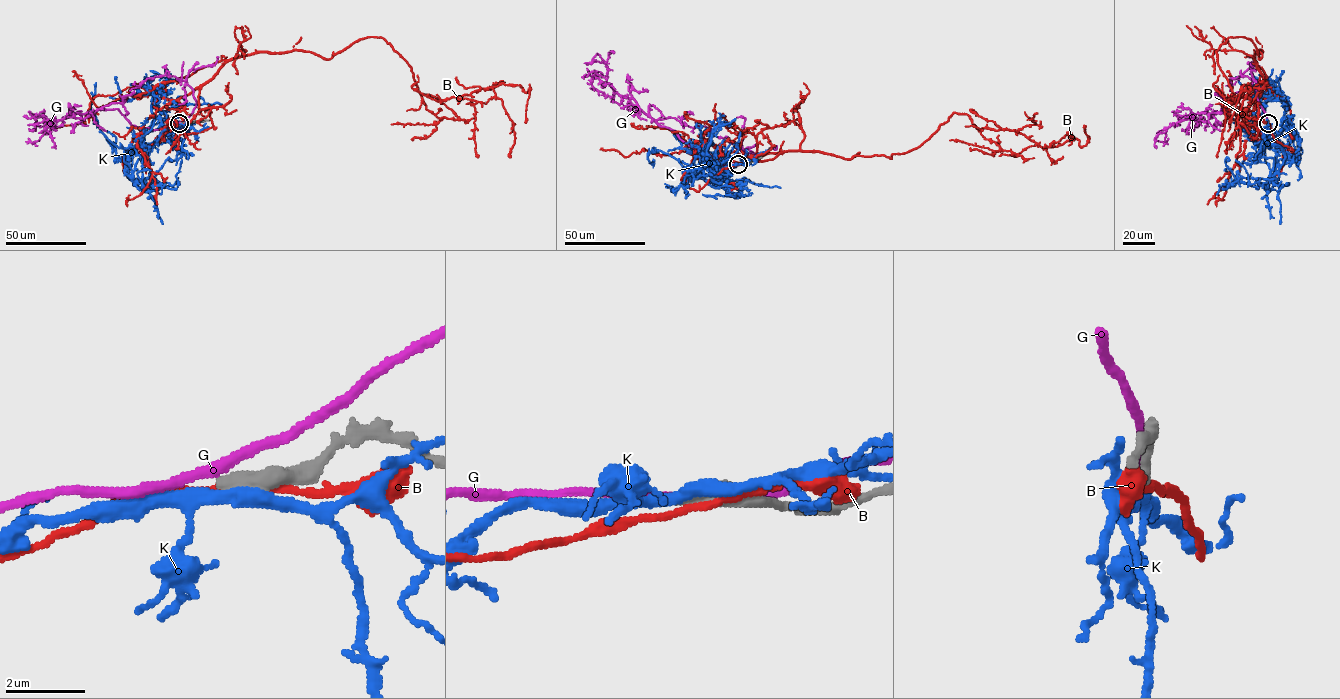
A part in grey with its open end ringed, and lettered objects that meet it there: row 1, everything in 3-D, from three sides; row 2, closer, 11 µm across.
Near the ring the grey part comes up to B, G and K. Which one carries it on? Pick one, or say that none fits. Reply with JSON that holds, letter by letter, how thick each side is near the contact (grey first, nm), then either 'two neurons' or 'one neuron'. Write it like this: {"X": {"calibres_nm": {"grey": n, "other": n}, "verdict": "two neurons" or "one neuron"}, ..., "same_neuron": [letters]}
{"B": {"calibres_nm": {"grey": 650, "other": 170}, "verdict": "two neurons"}, "G": {"calibres_nm": {"grey": 380, "other": 240}, "verdict": "two neurons"}, "K": {"calibres_nm": {"grey": 550, "other": 340}, "verdict": "two neurons"}, "same_neuron": []}

